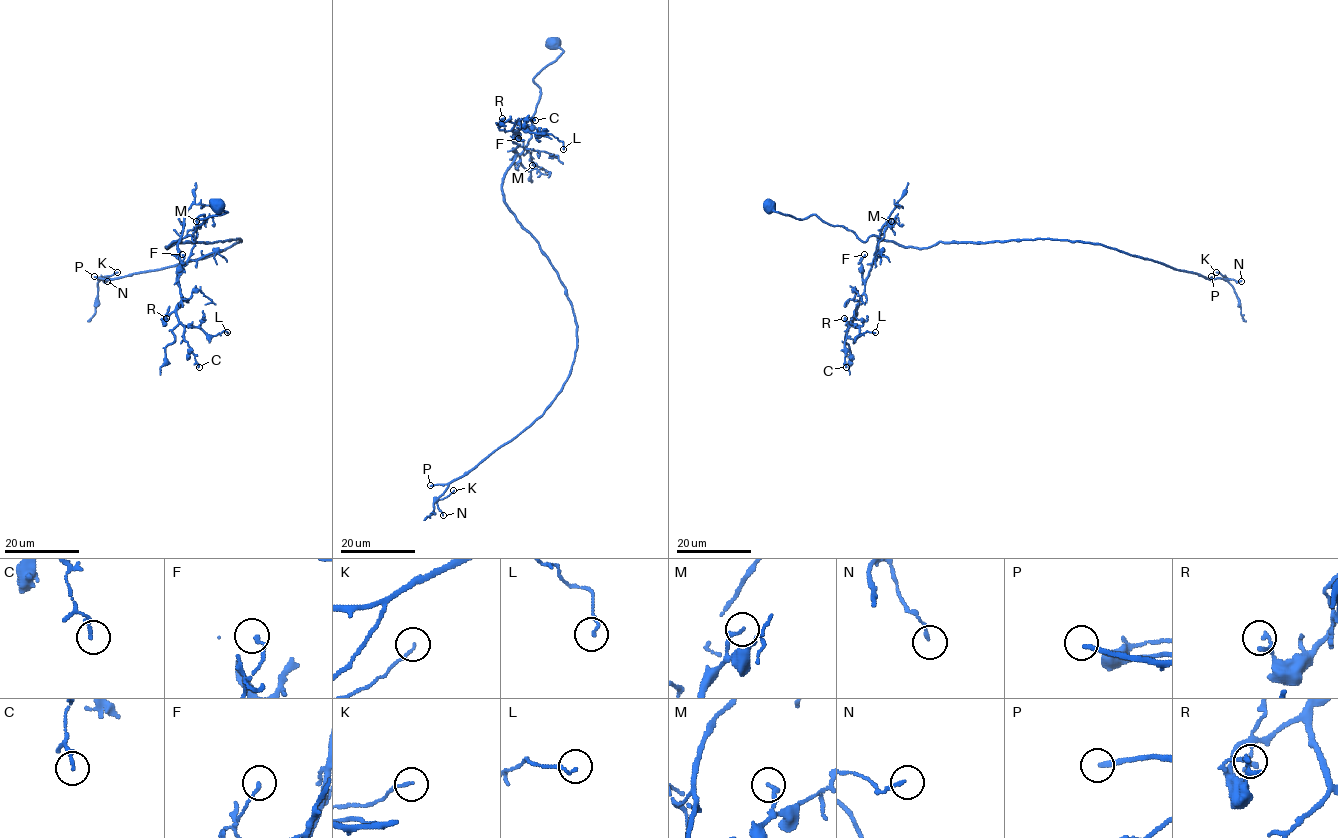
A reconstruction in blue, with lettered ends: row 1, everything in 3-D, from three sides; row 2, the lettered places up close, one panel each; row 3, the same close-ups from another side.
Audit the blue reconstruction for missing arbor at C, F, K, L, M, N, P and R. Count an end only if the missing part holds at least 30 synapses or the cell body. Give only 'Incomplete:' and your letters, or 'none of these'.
Incomplete: P

